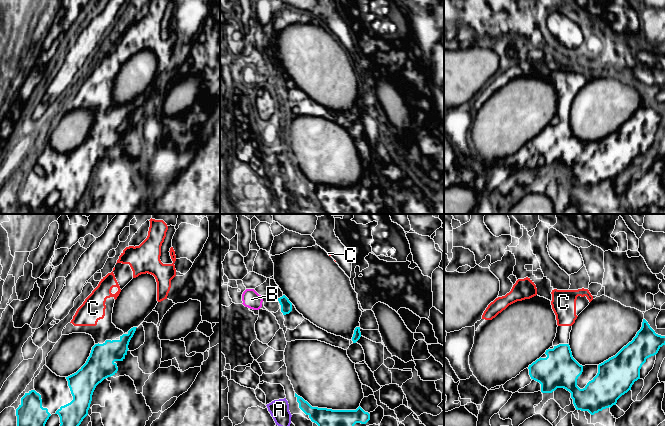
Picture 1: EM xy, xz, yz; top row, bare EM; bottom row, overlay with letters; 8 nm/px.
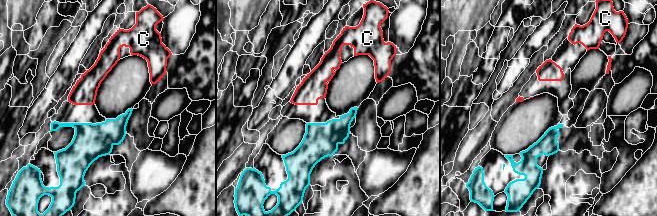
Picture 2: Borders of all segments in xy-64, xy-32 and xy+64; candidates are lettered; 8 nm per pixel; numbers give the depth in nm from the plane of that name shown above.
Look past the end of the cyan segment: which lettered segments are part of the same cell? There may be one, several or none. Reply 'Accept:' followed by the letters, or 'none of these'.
Accept: C

